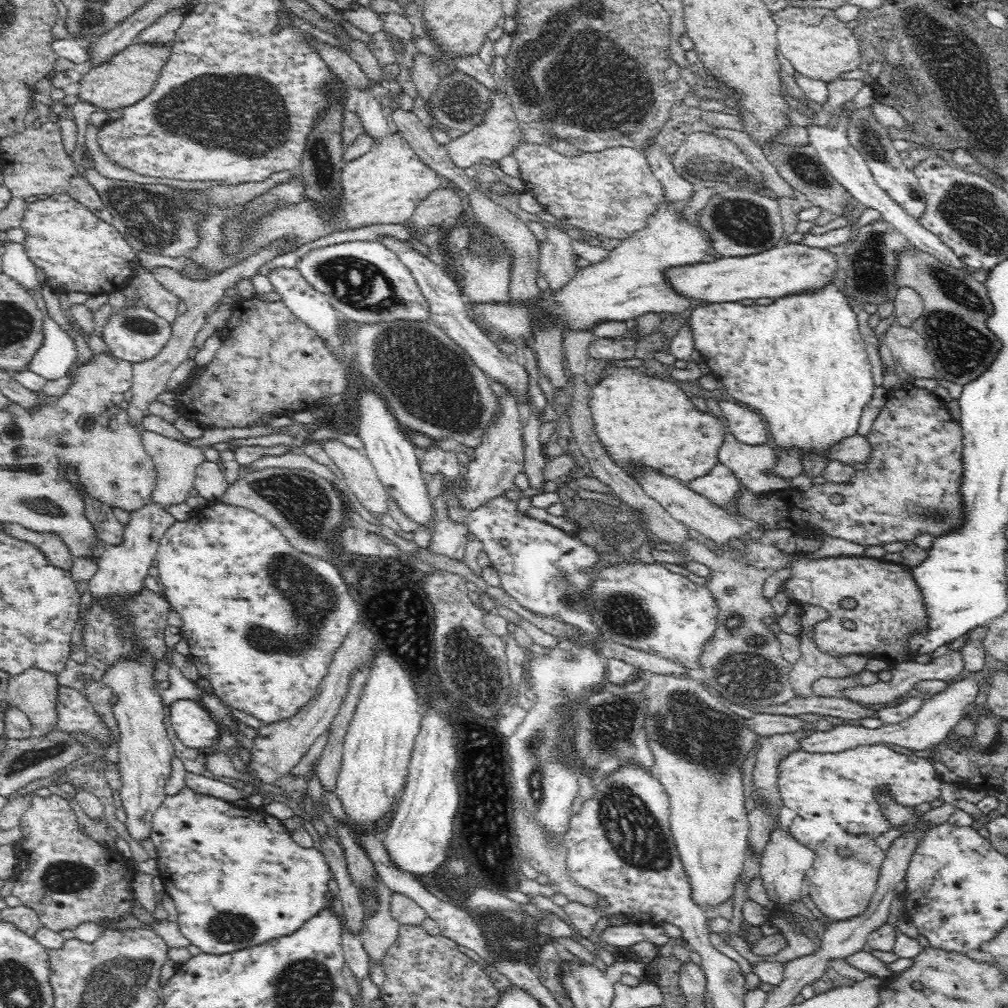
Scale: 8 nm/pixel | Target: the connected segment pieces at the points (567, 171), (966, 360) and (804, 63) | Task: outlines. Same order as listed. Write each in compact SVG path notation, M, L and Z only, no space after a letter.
M520 138L512 144L510 155L516 160L518 164L518 176L520 176L520 182L524 184L525 192L530 192L536 202L540 202L543 206L543 210L552 214L556 220L563 222L564 224L570 224L570 226L576 226L584 231L592 230L600 236L600 238L626 238L626 234L634 232L634 230L640 230L644 224L646 224L646 218L652 214L652 210L656 210L656 206L662 202L662 187L660 187L660 181L654 176L653 170L651 170L647 159L645 158L645 152L643 149L634 146L608 146L608 148L602 148L600 150L584 150L583 148L575 148L572 155L562 154L549 148L544 143L536 142L535 140L524 140Z
M916 248L902 252L899 260L897 286L913 288L923 303L924 317L914 320L911 326L924 339L936 377L962 385L974 380L992 364L1003 345L987 325L992 310L987 286Z
M788 5L782 10L772 11L771 18L776 26L777 52L790 62L798 75L826 84L840 79L844 72L857 69L862 63L862 42L856 38L854 30L850 30L836 16L832 8Z

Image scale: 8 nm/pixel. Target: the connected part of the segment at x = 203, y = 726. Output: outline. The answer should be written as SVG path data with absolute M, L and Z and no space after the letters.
M178 698L170 702L167 710L174 736L188 748L206 748L219 739L219 728L208 711L196 700Z

